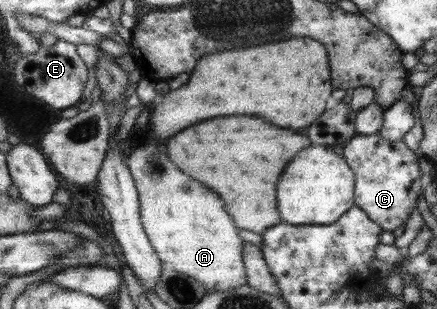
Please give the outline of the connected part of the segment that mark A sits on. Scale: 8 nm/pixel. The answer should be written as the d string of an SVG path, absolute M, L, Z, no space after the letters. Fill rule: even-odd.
M162 141L134 148L127 158L127 164L139 194L139 214L143 229L161 262L170 263L178 272L192 276L207 289L208 293L247 285L248 272L245 269L242 238L238 234L238 228L234 226L232 216L224 210L222 198L202 182L184 174L164 152Z

